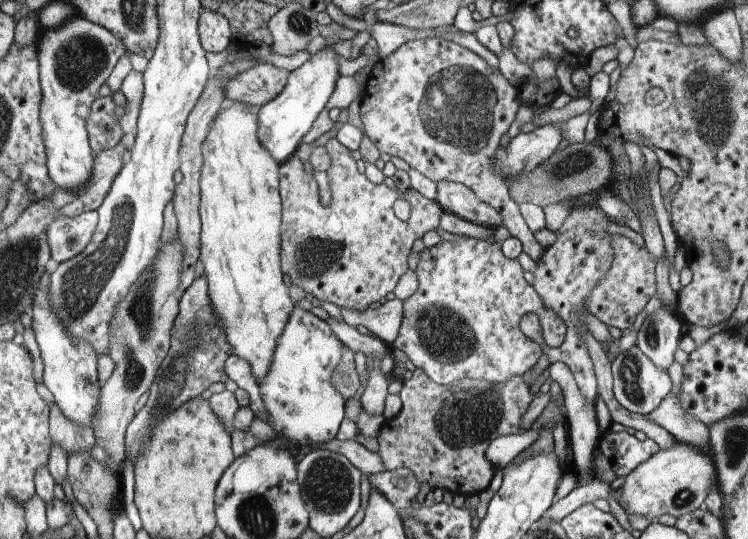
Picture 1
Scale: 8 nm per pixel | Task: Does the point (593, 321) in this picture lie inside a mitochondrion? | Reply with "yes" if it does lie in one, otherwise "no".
no

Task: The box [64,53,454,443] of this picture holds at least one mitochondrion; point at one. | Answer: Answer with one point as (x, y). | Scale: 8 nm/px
(312, 258)

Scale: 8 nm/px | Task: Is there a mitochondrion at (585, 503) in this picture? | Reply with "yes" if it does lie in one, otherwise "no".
no

